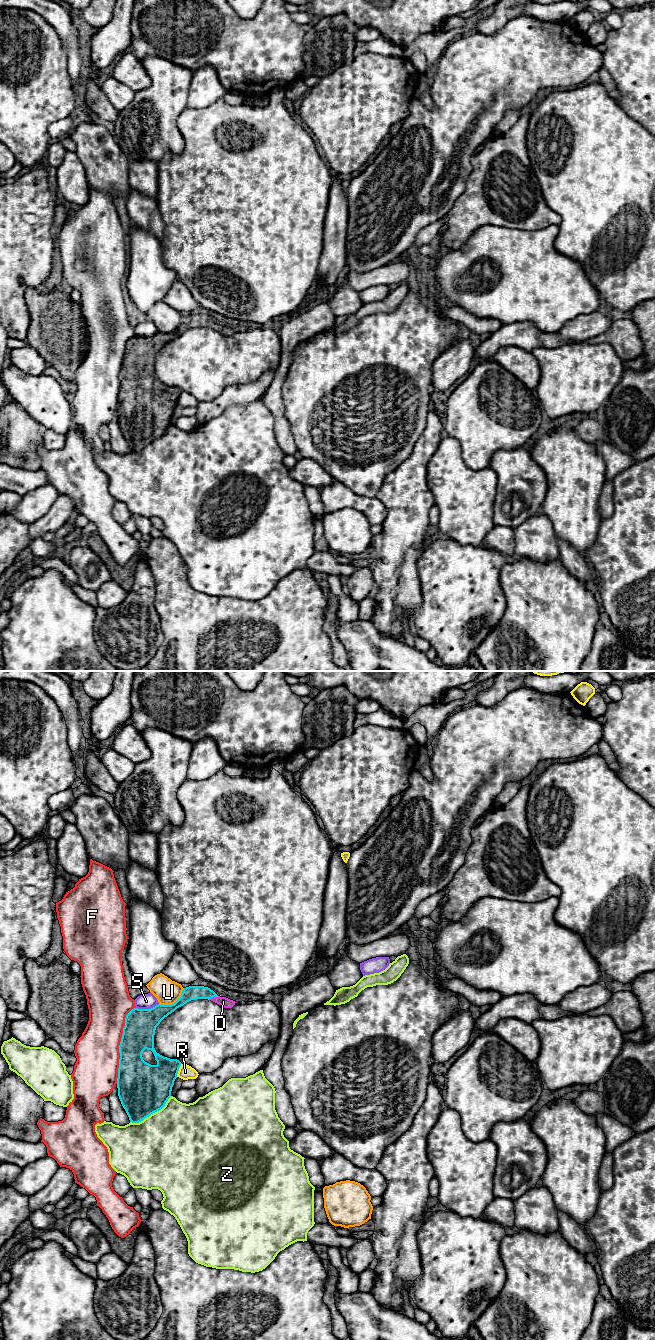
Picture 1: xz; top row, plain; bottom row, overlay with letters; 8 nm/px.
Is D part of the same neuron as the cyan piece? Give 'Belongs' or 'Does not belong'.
Belongs

